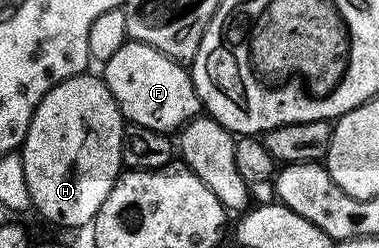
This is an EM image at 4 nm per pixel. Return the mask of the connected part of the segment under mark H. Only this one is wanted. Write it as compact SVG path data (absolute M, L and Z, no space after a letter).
M92 73L70 77L42 97L28 126L22 148L26 189L29 190L31 206L42 218L61 223L64 227L87 228L91 224L98 209L102 209L102 201L106 201L114 181L122 173L120 154L125 122L120 106L114 101L103 78L96 76L95 79Z

